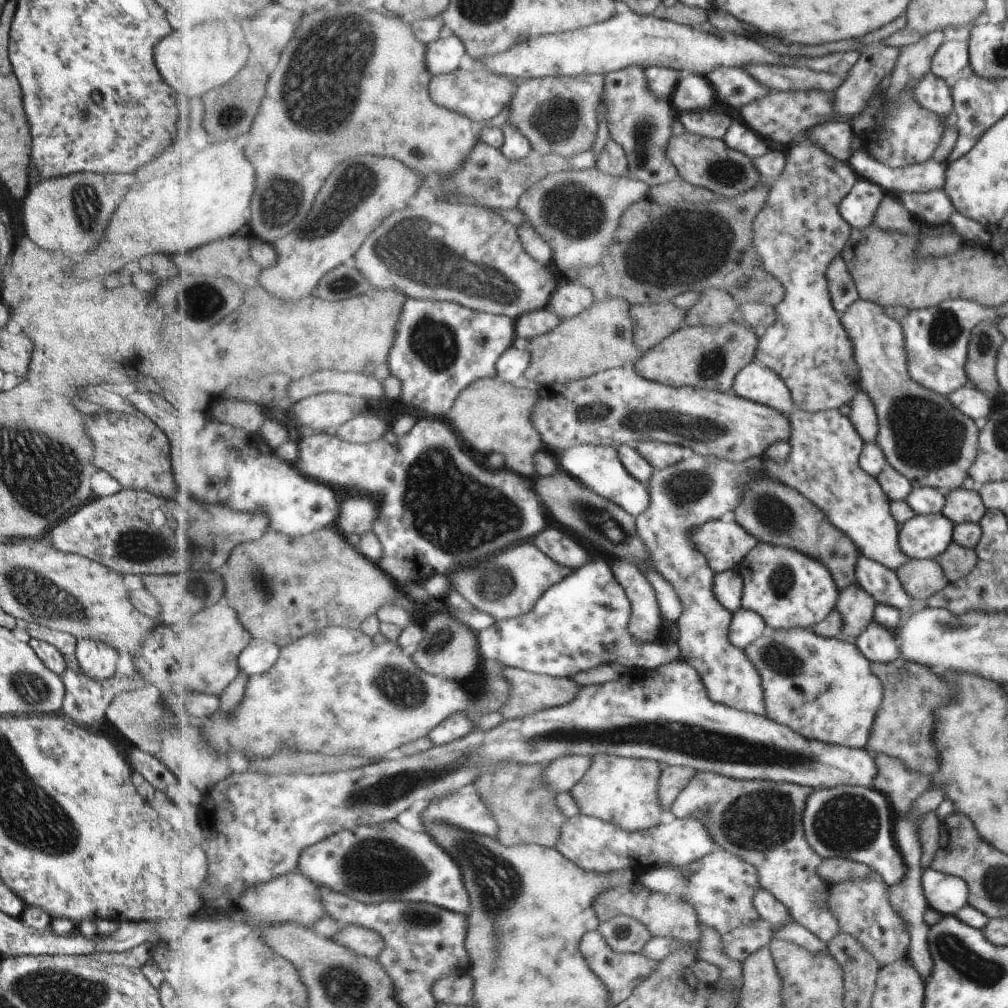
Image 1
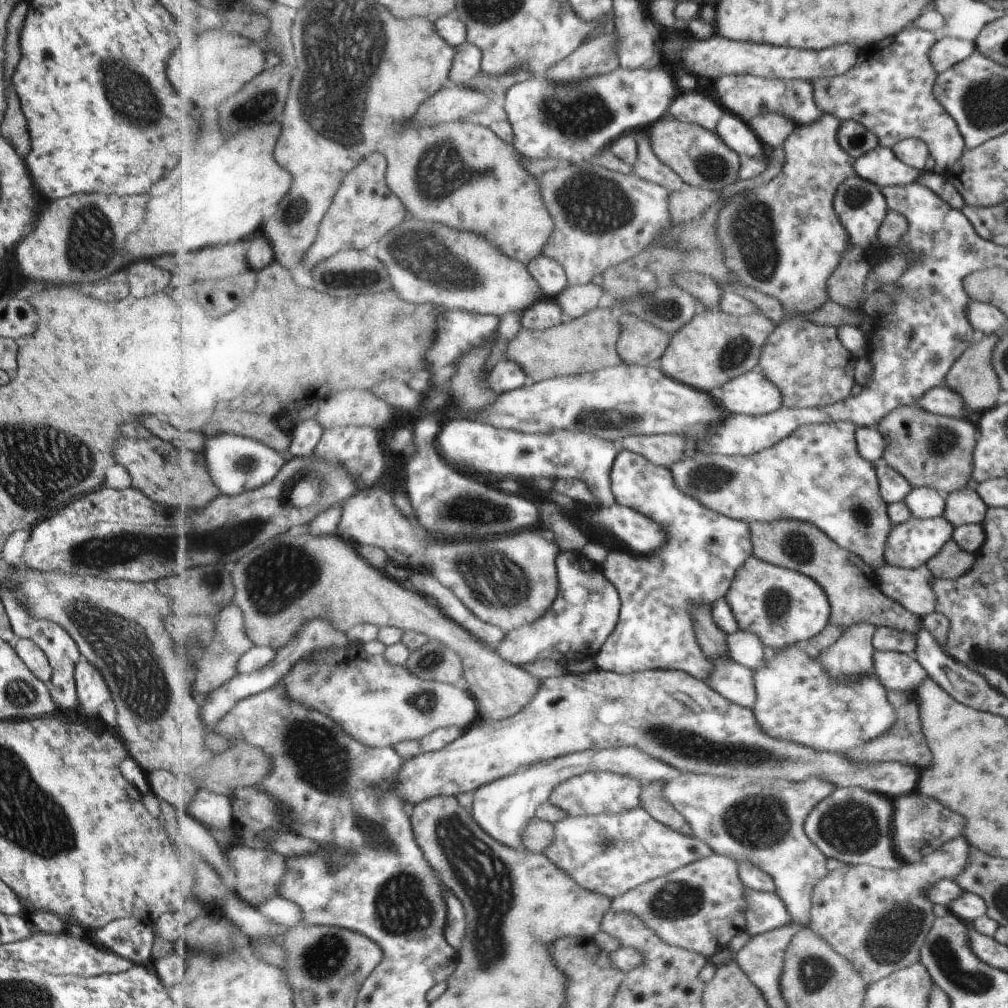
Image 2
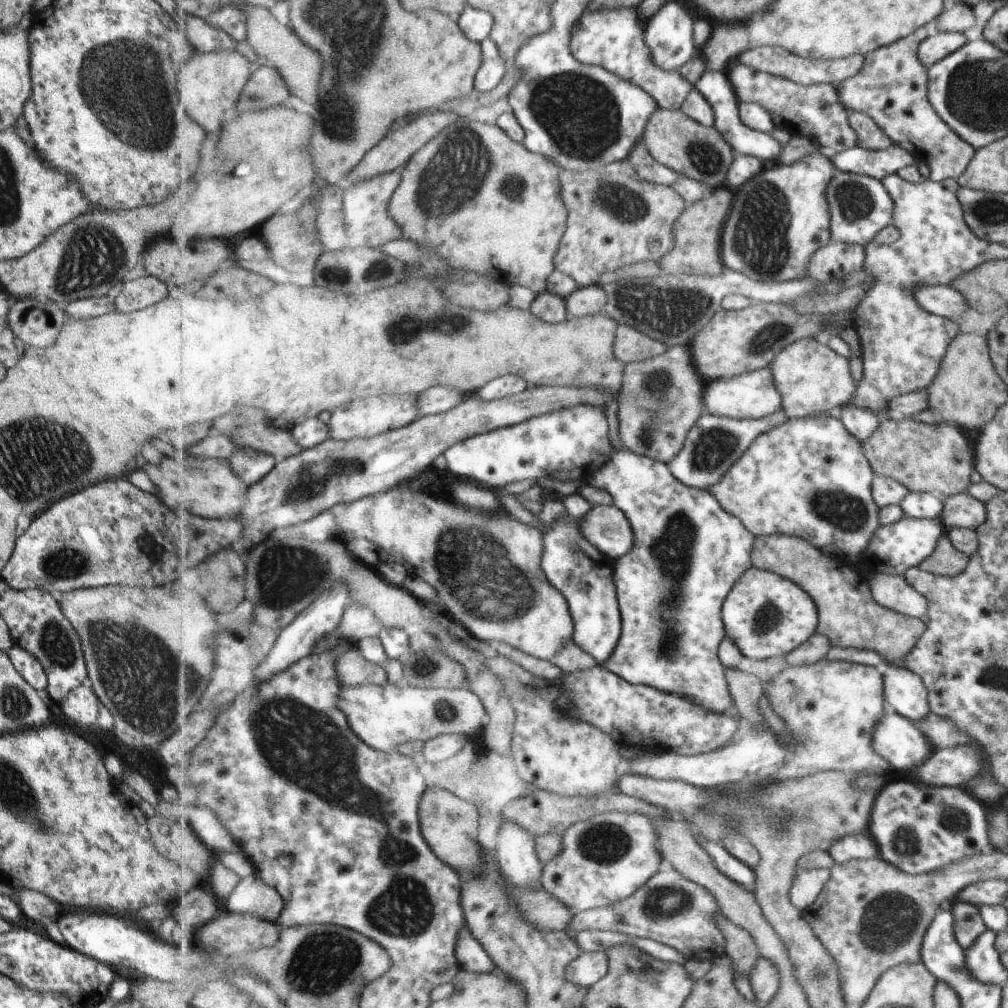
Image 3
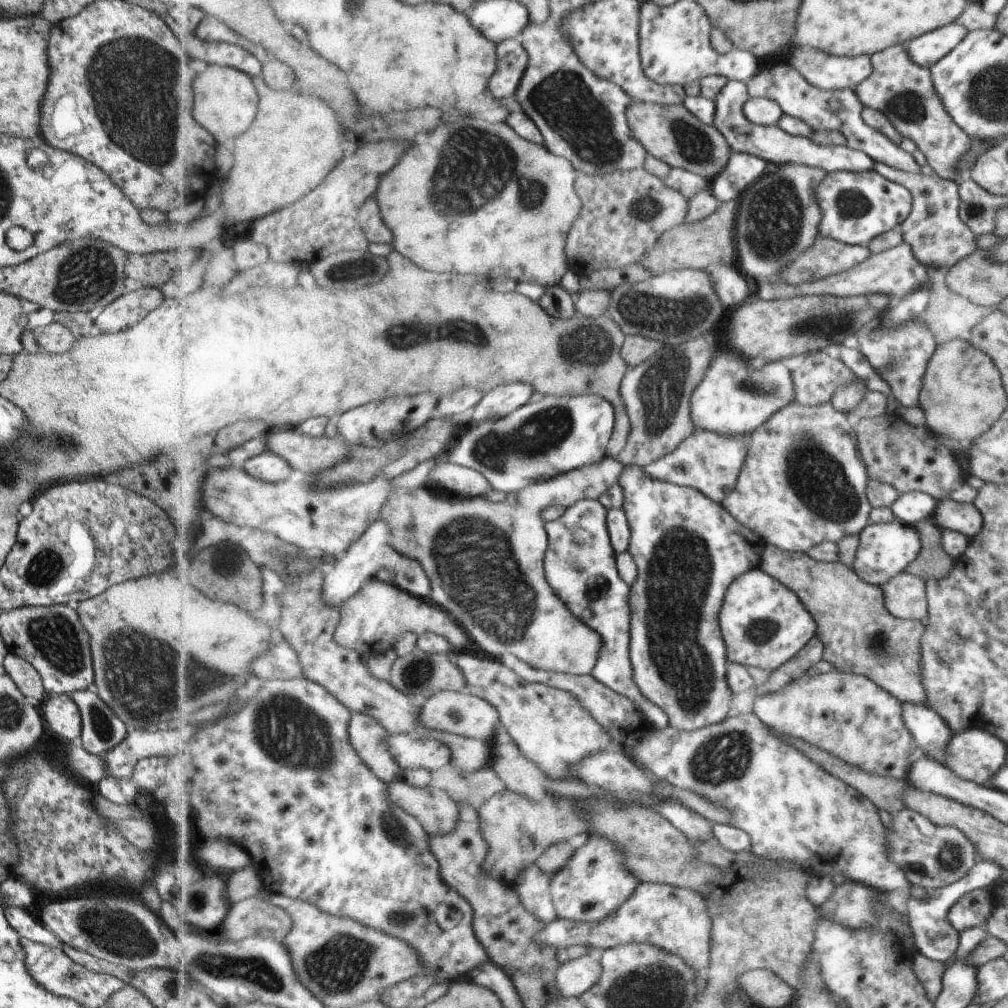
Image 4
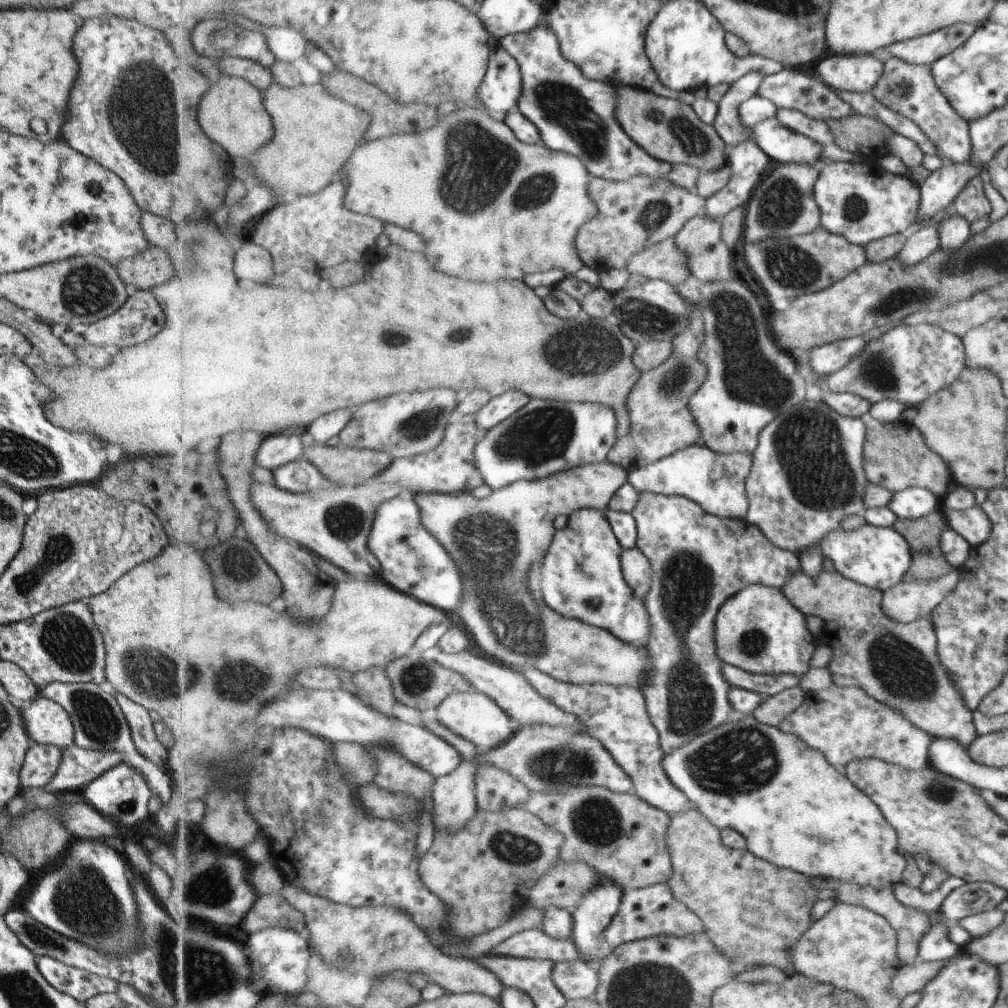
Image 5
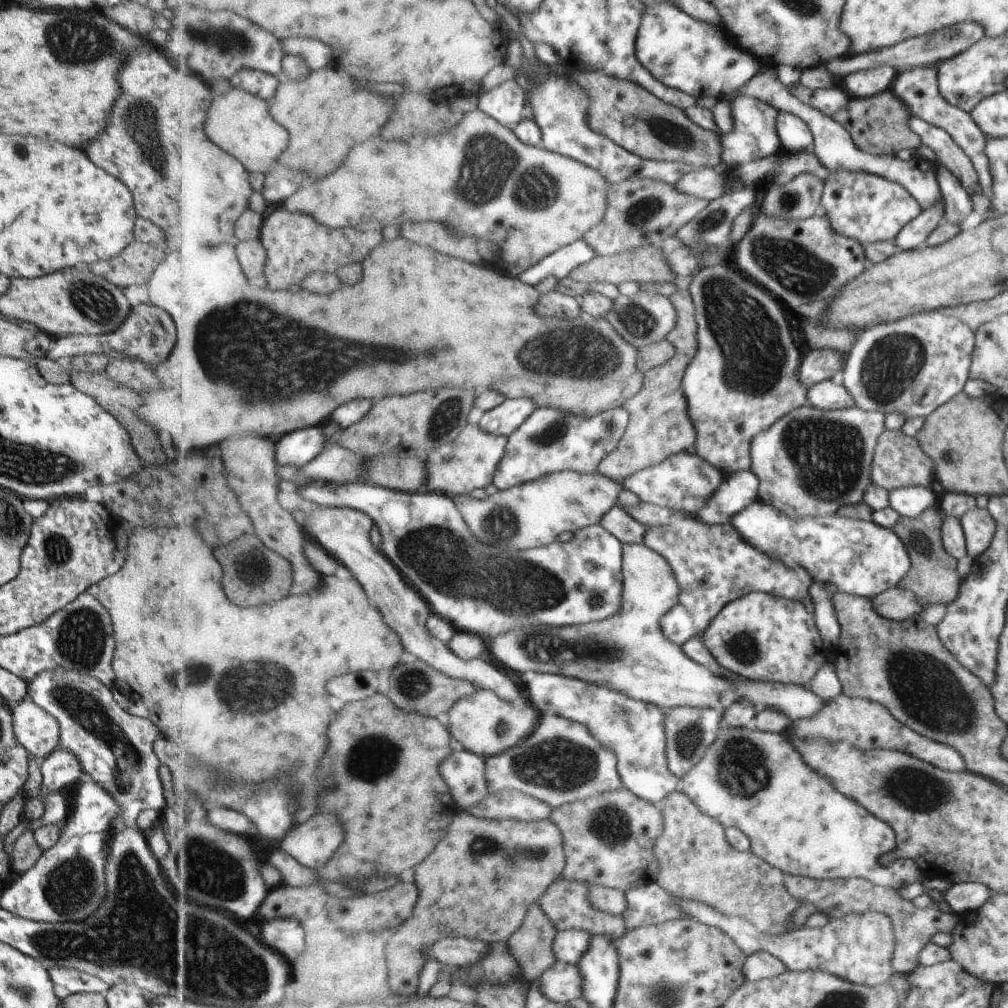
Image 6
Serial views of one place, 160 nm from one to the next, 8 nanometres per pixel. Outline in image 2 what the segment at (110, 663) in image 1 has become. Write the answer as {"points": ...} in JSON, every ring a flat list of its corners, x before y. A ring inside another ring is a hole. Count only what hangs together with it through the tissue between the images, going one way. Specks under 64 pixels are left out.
{"points":[[80,656,73,670,73,678,77,693,77,713,86,718,97,716,99,706,110,696,101,674,97,672,97,668,93,668,93,664]]}

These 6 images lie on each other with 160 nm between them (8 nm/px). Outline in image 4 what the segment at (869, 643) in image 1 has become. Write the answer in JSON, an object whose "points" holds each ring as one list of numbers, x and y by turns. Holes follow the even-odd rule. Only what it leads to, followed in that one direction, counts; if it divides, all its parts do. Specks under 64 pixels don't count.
{"points":[[904,704,902,710,915,750,943,764,951,740,949,726,925,704]]}

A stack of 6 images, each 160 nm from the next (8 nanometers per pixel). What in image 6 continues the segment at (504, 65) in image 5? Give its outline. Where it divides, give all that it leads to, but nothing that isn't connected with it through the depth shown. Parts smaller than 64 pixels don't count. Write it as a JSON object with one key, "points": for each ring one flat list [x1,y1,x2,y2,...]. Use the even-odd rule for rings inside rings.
{"points":[[514,79,503,81,497,88,483,90,478,98,478,111,491,115,503,126,514,130,525,118,526,92]]}

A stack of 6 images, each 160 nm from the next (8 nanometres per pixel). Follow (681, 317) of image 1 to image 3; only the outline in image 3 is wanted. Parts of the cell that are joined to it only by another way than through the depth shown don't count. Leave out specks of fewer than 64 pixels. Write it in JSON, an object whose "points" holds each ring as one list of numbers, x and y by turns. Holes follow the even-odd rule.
{"points":[[627,324,617,325,617,336,613,344,613,354,624,364,645,362,657,358,668,350,668,345,635,330]]}

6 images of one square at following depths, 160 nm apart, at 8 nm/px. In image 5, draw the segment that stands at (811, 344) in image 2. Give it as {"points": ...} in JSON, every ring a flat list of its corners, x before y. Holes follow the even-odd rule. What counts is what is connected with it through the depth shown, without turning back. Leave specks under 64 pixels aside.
{"points":[[780,163,768,176,763,176,754,188,746,206,745,242,789,239,813,232,822,224,822,210,816,201,815,186,821,169,813,165]]}

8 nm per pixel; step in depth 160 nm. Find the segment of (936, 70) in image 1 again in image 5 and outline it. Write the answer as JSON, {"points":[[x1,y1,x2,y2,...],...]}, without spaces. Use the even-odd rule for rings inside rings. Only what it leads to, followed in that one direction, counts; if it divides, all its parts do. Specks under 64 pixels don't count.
{"points":[[955,23,926,35,888,46,889,53,912,65,931,65,952,53,974,31,975,24]]}

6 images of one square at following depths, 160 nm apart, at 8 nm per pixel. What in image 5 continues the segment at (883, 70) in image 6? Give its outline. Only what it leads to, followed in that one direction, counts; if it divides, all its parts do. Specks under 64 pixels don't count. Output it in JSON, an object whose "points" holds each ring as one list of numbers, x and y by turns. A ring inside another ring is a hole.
{"points":[[831,52,812,67,829,87,850,93,862,93,875,86,883,68,883,64,870,54,837,55]]}

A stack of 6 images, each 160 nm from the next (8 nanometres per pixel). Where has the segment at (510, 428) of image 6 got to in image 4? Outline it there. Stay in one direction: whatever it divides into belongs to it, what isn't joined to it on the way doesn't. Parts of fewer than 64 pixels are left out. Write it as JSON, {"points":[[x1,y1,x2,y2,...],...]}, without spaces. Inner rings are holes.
{"points":[[505,384,495,388,493,392,481,400,475,410,474,424,482,423,509,416,519,408,526,406,533,396,534,389,530,384]]}

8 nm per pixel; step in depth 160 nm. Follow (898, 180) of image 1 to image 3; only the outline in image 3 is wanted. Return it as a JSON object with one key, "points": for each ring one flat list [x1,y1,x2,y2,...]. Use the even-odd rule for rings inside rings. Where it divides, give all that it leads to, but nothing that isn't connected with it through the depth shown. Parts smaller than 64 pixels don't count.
{"points":[[896,145,887,150,853,147,841,153,832,153,831,157,838,172,869,176,879,181,917,163,909,152]]}

